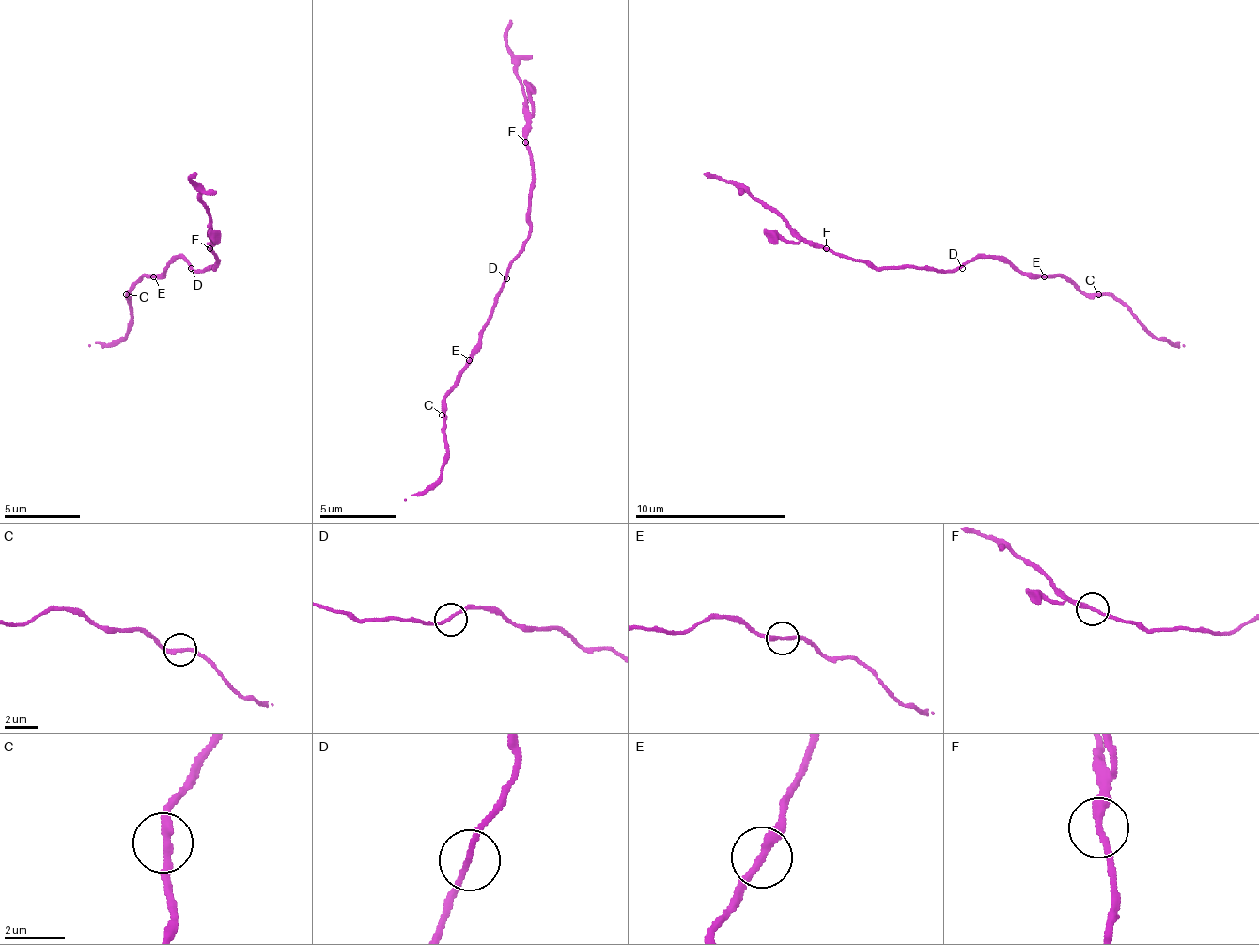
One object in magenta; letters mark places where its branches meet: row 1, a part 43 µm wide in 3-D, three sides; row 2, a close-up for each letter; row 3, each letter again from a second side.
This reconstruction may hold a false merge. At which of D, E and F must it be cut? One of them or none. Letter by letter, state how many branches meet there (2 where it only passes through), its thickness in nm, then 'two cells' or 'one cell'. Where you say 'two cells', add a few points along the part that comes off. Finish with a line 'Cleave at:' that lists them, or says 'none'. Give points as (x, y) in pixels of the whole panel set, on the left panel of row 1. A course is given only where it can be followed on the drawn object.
D: branches 2; calibre 170 nm; one cell
E: branches 2; calibre 280 nm; one cell
F: branches 2; calibre 240 nm; one cell
Cleave at: none

